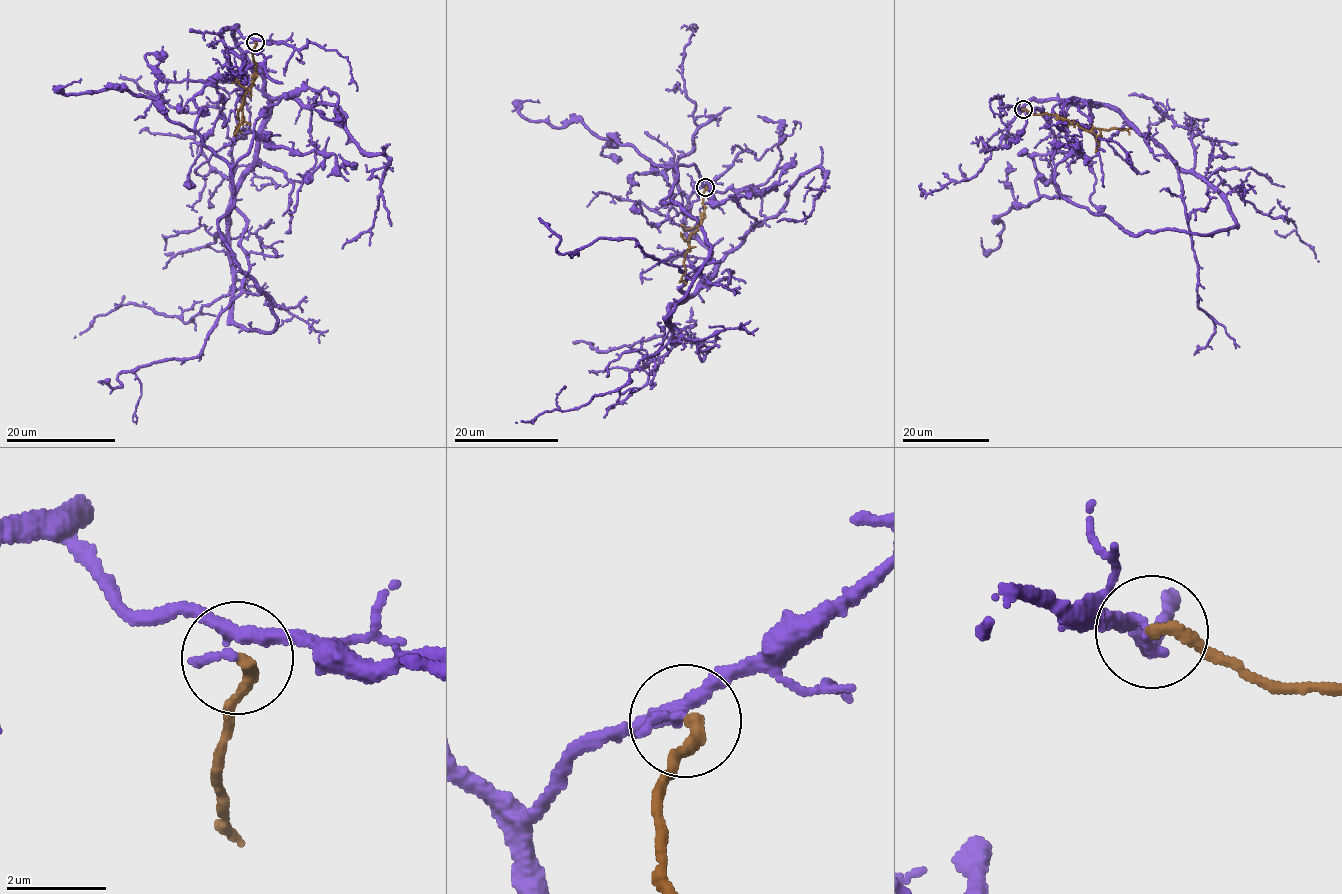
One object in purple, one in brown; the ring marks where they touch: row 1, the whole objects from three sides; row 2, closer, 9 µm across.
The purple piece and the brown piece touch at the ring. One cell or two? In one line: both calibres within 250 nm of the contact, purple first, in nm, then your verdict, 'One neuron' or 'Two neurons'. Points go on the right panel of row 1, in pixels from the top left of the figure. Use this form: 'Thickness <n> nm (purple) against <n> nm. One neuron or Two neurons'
Thickness 200 nm (purple) against 240 nm. Two neurons

